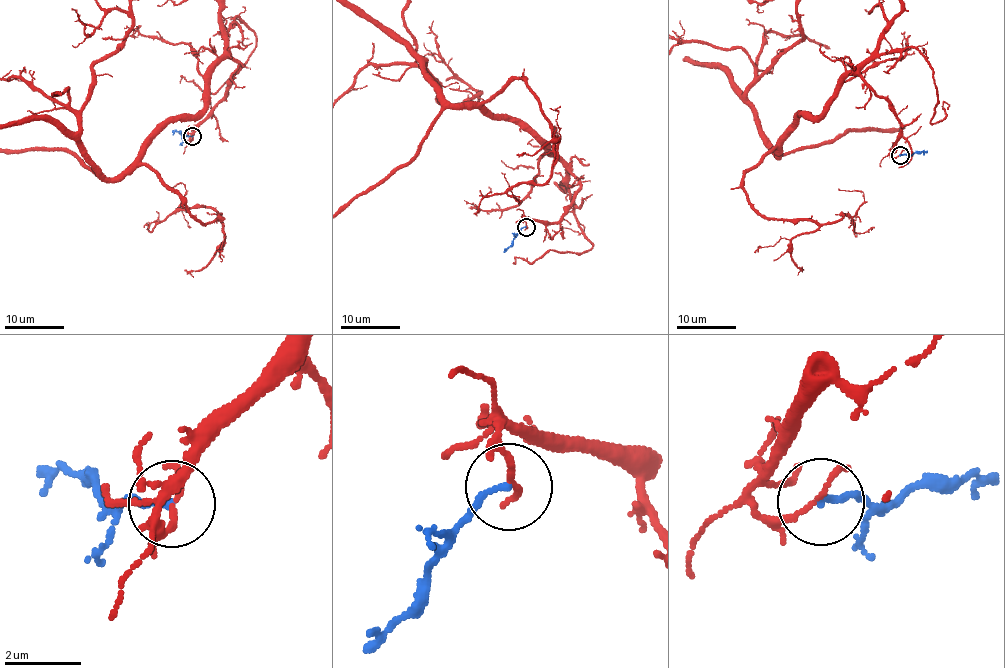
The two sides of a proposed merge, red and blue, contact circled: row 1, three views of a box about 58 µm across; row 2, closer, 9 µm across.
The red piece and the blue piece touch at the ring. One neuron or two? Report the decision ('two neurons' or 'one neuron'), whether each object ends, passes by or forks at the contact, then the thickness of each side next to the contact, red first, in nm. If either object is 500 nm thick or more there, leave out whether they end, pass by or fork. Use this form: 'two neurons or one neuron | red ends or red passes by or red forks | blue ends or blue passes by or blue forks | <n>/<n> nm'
two neurons | red passes by | blue ends | 110/160 nm

